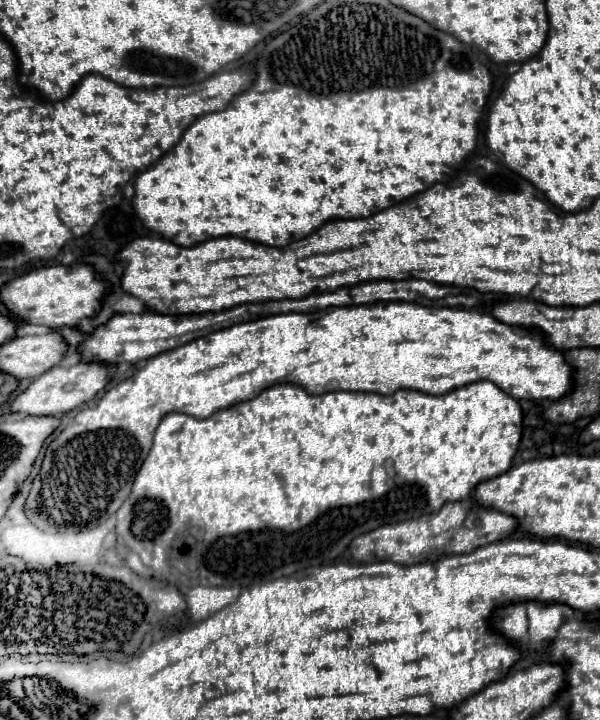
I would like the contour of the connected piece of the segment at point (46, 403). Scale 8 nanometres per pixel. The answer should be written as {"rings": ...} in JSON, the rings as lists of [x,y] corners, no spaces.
{"rings":[[[76,363],[72,367],[52,367],[44,375],[36,377],[26,391],[22,391],[12,403],[10,403],[10,413],[12,415],[36,415],[36,417],[60,417],[82,403],[90,401],[96,397],[100,389],[110,381],[114,365],[102,365],[102,363]]]}

